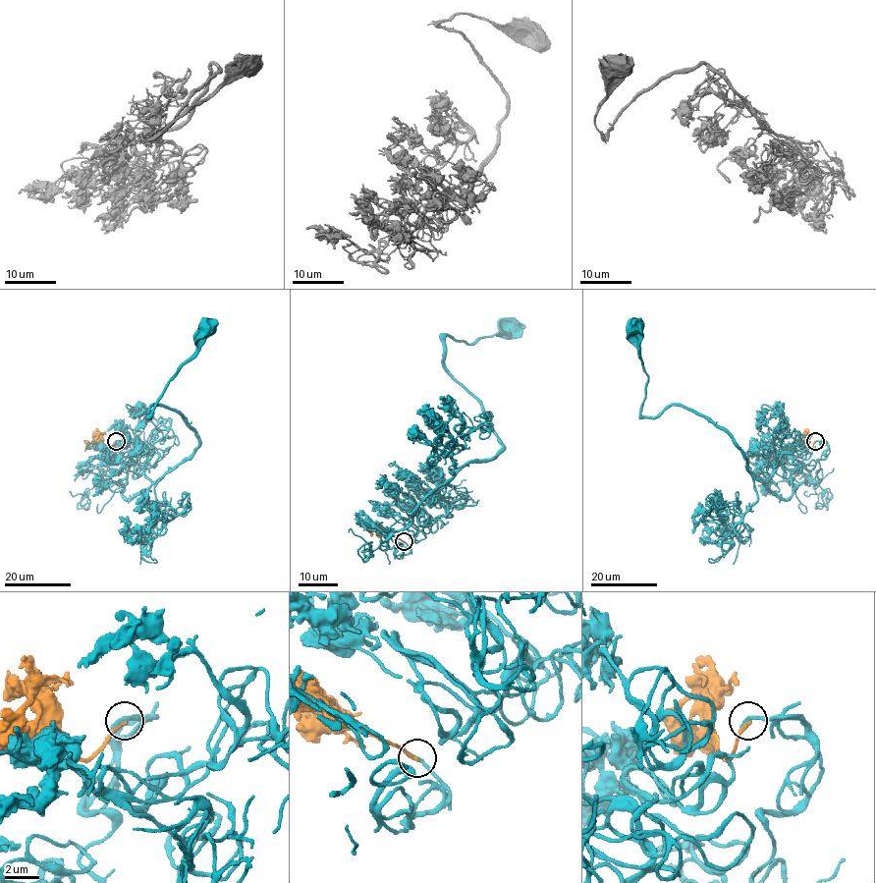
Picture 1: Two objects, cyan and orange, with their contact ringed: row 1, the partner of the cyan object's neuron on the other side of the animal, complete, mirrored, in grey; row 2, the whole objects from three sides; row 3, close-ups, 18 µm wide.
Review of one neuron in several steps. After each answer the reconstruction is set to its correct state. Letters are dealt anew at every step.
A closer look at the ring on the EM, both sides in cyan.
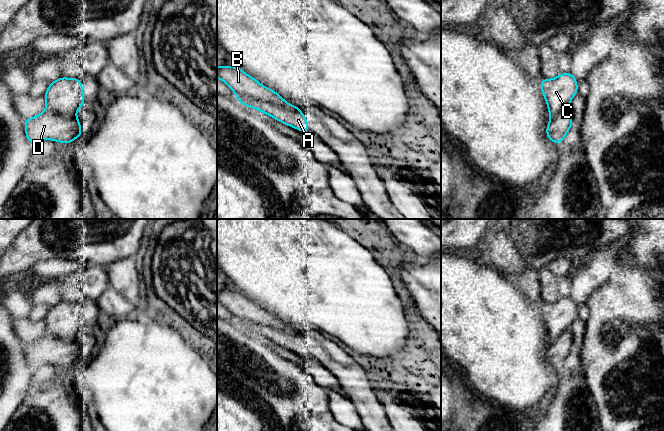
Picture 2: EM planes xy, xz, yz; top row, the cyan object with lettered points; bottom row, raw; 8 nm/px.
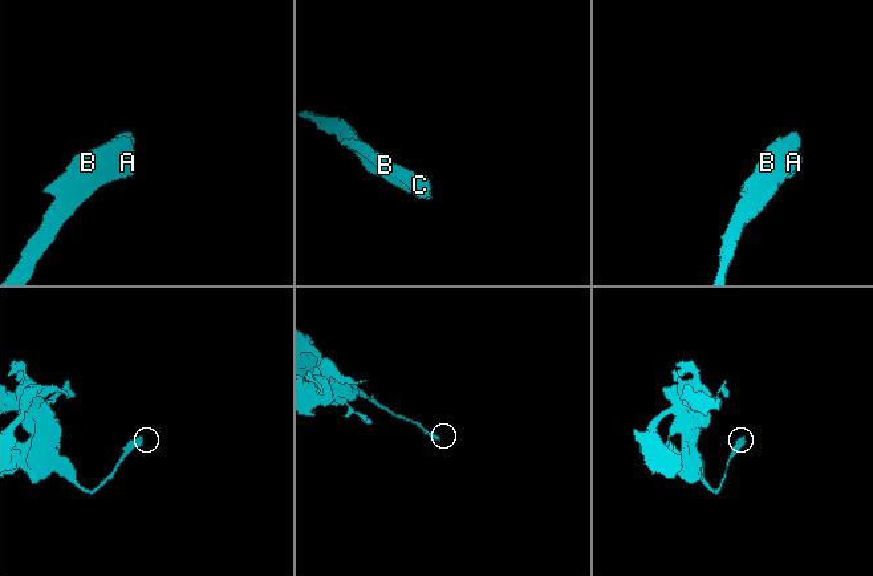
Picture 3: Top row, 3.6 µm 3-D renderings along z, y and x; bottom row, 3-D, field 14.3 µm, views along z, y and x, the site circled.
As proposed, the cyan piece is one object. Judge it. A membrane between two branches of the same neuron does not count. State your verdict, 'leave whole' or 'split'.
leave whole

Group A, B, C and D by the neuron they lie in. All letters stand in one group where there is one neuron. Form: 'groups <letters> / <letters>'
groups A B C D

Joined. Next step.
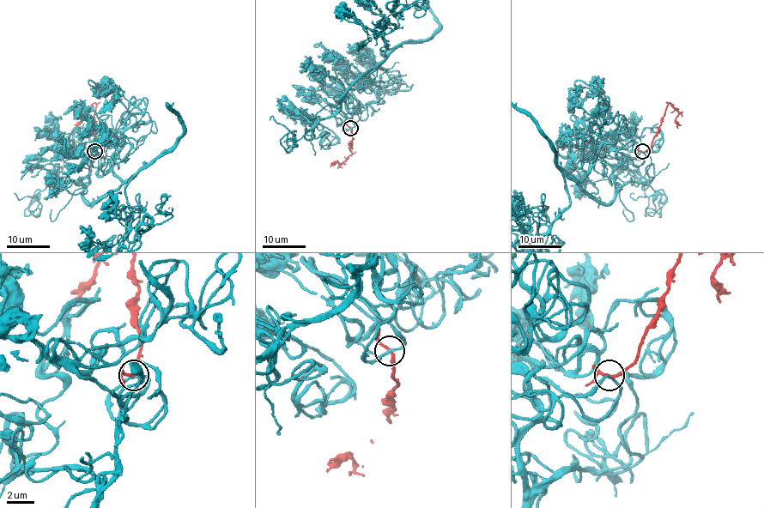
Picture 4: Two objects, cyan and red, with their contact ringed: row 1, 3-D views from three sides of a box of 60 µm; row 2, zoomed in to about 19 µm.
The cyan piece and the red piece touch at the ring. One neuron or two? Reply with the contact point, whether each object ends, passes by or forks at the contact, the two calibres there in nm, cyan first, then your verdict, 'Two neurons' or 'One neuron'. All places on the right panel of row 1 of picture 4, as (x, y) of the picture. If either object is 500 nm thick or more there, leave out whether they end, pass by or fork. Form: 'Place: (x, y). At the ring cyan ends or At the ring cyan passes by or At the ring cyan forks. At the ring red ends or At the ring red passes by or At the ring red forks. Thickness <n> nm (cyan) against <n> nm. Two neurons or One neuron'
Place: (642, 151). At the ring cyan passes by. At the ring red passes by. Thickness 170 nm (cyan) against 200 nm. Two neurons

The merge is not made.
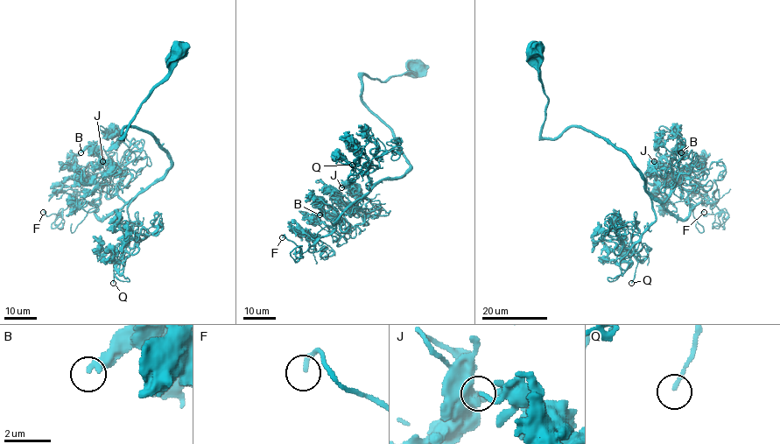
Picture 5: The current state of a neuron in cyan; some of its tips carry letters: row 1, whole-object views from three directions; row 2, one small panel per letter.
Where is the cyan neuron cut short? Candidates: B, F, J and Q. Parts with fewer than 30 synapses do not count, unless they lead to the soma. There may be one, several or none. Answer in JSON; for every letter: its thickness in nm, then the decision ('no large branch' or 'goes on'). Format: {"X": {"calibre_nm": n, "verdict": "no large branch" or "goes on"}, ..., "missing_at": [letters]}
{"B": {"calibre_nm": 240, "verdict": "no large branch"}, "F": {"calibre_nm": 180, "verdict": "goes on"}, "J": {"calibre_nm": 130, "verdict": "no large branch"}, "Q": {"calibre_nm": 150, "verdict": "no large branch"}, "missing_at": ["F"]}

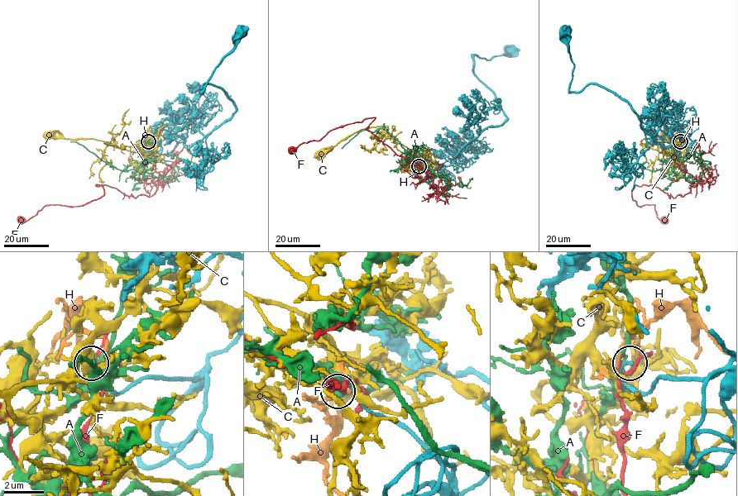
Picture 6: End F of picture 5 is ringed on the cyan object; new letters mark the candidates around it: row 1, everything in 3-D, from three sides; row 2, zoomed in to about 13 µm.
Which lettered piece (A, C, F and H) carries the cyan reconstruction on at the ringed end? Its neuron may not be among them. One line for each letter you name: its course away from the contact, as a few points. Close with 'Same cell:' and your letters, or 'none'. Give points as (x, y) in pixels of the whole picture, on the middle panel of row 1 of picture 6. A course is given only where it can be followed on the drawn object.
Same cell: none

